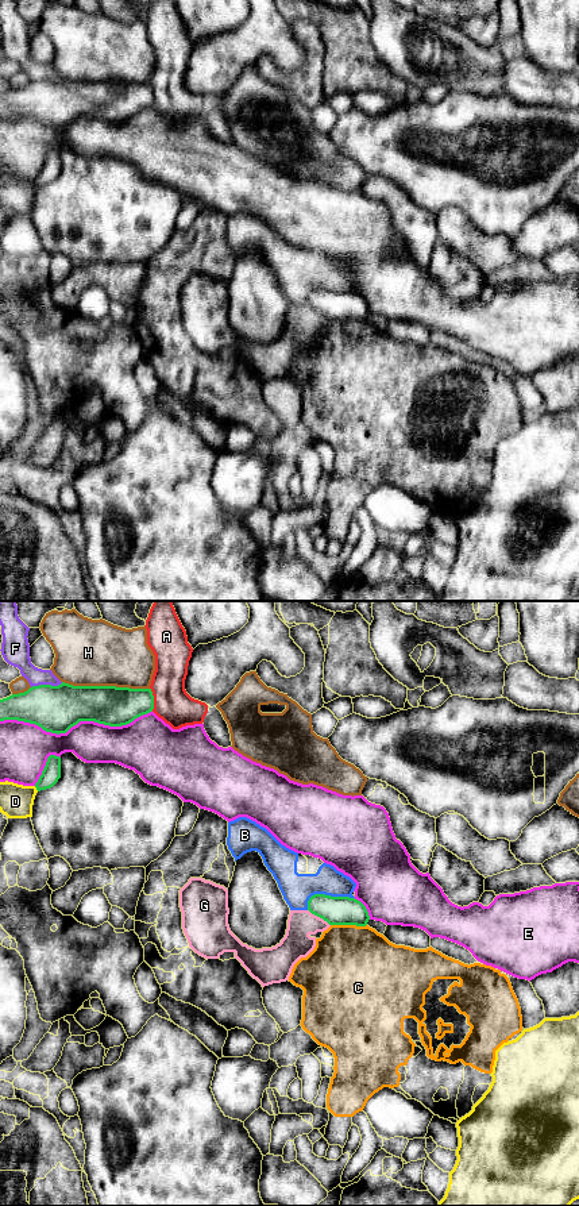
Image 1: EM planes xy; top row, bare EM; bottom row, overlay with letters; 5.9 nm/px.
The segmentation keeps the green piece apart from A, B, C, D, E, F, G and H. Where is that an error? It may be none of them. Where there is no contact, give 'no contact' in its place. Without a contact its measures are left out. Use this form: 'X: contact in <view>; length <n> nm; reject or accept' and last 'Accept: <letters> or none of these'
A: contact in xy; length 140 nm; reject
B: contact in xy; length 300 nm; reject
C: contact in xy; length 220 nm; reject
D: contact in xy; length 40 nm; reject
E: contact in xy; length 900 nm; reject
F: contact in xy; length 190 nm; reject
G: contact in xy; length 170 nm; reject
H: contact in xy; length 500 nm; reject
Accept: none of these

